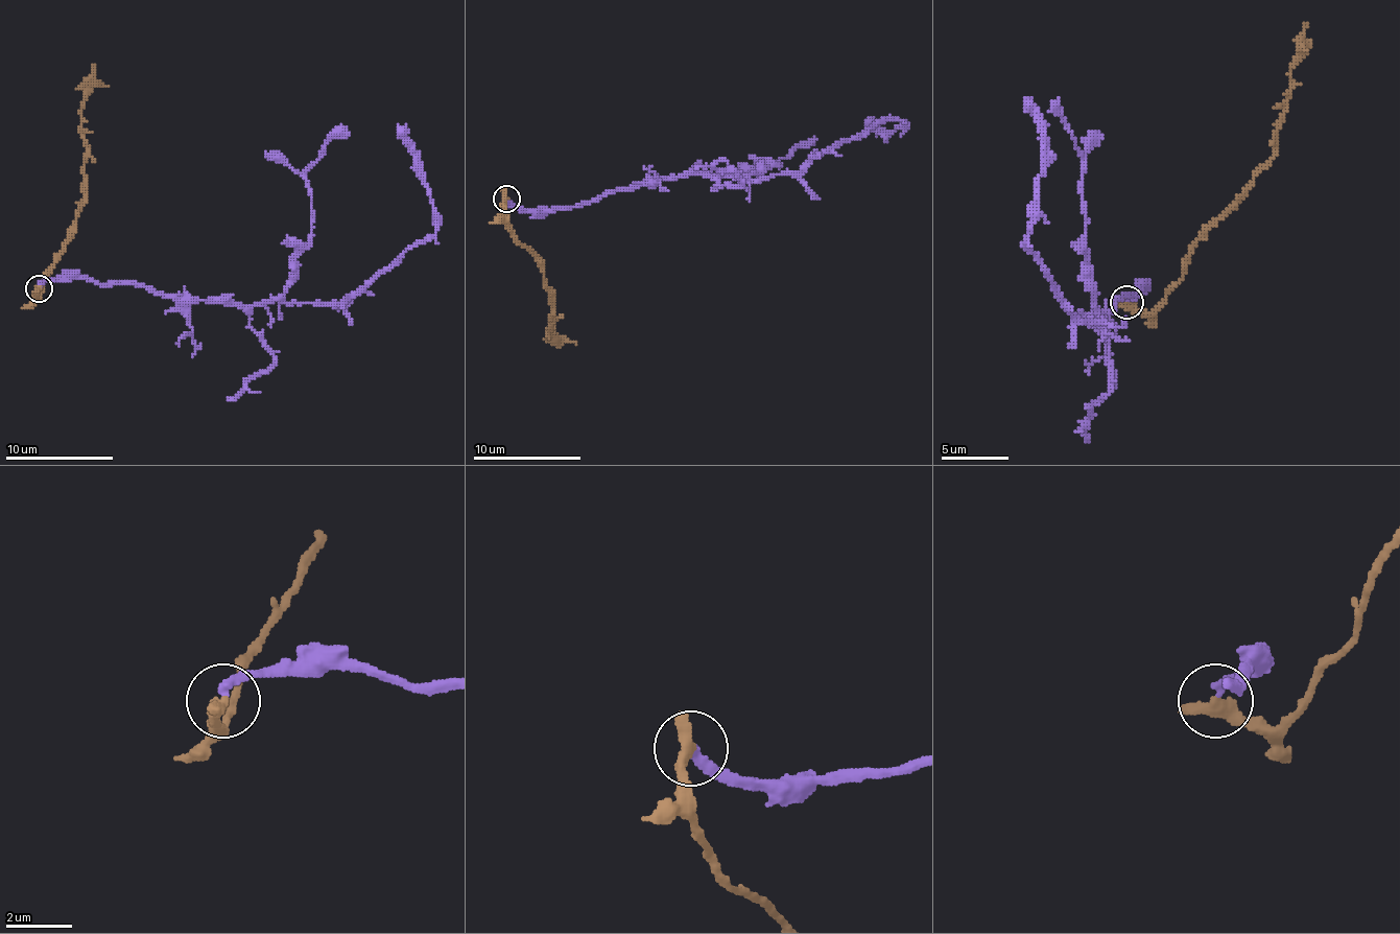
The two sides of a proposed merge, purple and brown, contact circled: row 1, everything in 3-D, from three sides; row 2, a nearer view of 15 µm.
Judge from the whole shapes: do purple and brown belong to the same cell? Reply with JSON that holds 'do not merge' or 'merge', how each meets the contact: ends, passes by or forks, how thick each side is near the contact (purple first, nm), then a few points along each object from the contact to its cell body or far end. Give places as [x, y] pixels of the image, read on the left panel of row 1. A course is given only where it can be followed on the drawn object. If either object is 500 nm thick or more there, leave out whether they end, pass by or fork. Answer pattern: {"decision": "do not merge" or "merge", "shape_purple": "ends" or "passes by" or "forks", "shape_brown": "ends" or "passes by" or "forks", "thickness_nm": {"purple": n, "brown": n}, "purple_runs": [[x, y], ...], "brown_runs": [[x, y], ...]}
{"decision": "do not merge", "thickness_nm": {"purple": 280, "brown": 500}, "purple_runs": [[38, 286], [92, 278], [192, 300], [340, 302], [435, 232], [419, 154], [398, 124]], "brown_runs": [[38, 289], [38, 297], [84, 200], [87, 143], [81, 135], [81, 102], [95, 65]]}

